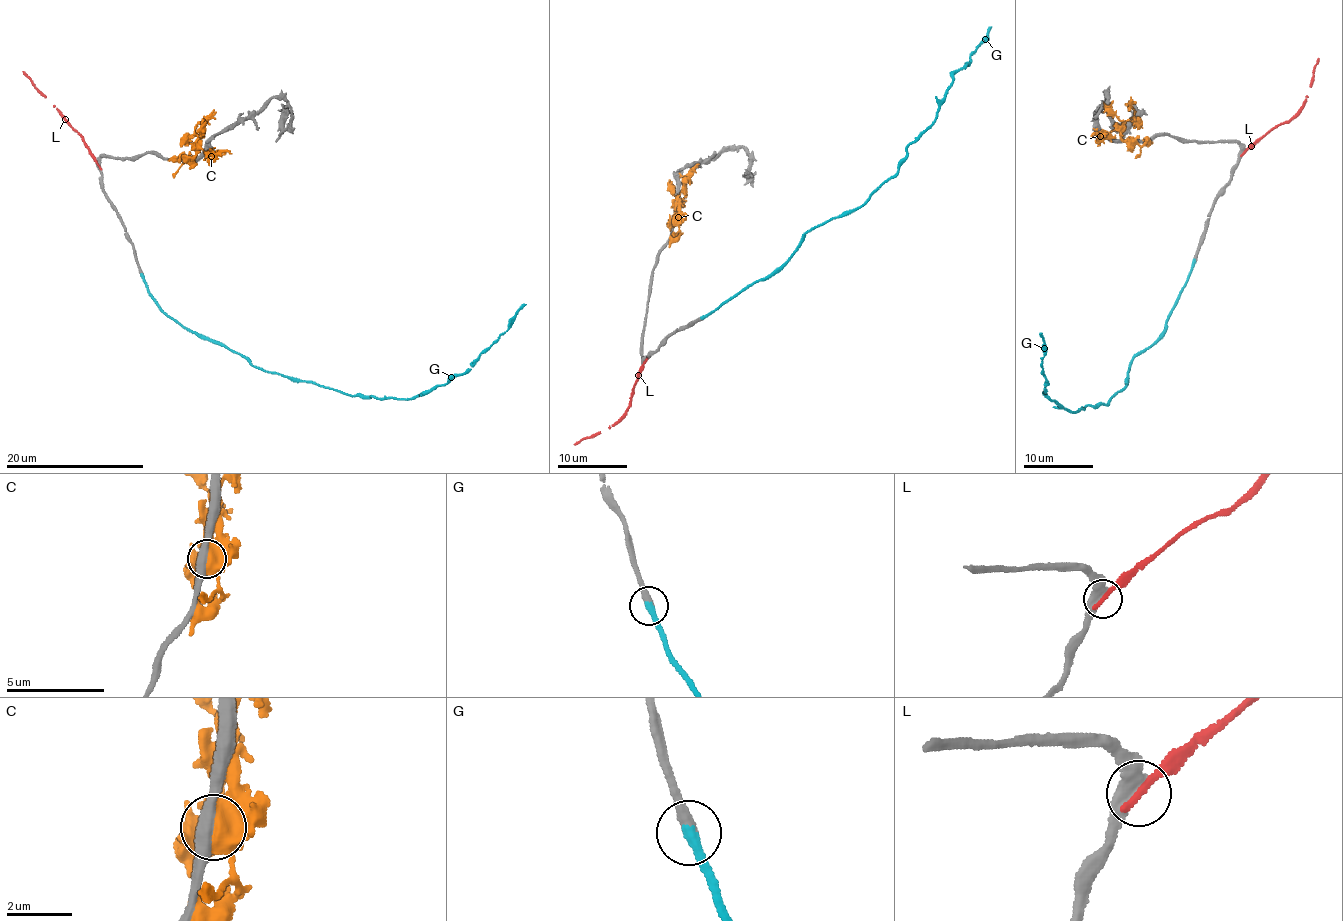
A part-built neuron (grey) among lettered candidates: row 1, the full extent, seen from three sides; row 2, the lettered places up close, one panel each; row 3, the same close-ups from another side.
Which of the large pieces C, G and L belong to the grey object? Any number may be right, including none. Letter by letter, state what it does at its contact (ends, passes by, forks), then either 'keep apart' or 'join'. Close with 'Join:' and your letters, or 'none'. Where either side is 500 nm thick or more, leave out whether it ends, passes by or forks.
C: it forks; keep apart
G: it ends; join
L: it ends; keep apart
Join: G

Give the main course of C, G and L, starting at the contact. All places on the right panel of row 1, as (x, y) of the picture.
C: (1130, 140), (1123, 140), (1121, 125), (1129, 120), (1134, 110), (1132, 100)
G: (1194, 261), (1154, 344), (1135, 356), (1128, 384), (1105, 405), (1072, 412), (1049, 400), (1044, 393), (1041, 334)
L: (1244, 153), (1269, 131), (1281, 123), (1289, 123), (1298, 113), (1318, 58)

